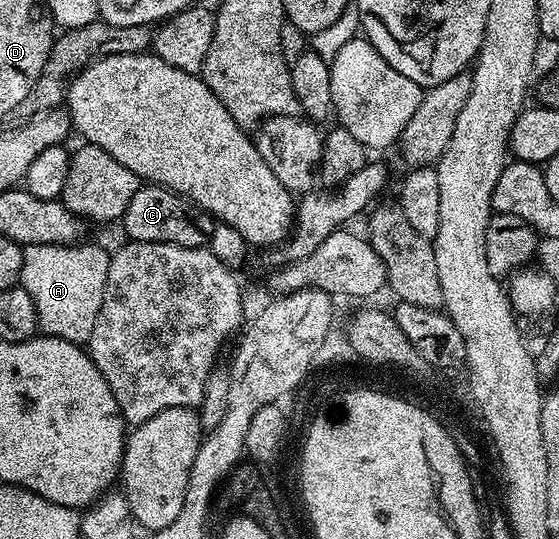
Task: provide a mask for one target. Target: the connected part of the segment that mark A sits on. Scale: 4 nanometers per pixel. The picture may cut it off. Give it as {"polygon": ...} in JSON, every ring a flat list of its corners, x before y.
{"polygon":[[86,242,68,245,30,245,23,252,22,272,20,283,24,290,34,301,37,327,41,333,49,337,64,338,76,345,85,345,93,334,94,323,98,312,108,293,105,288,109,274,111,255,109,251]]}

